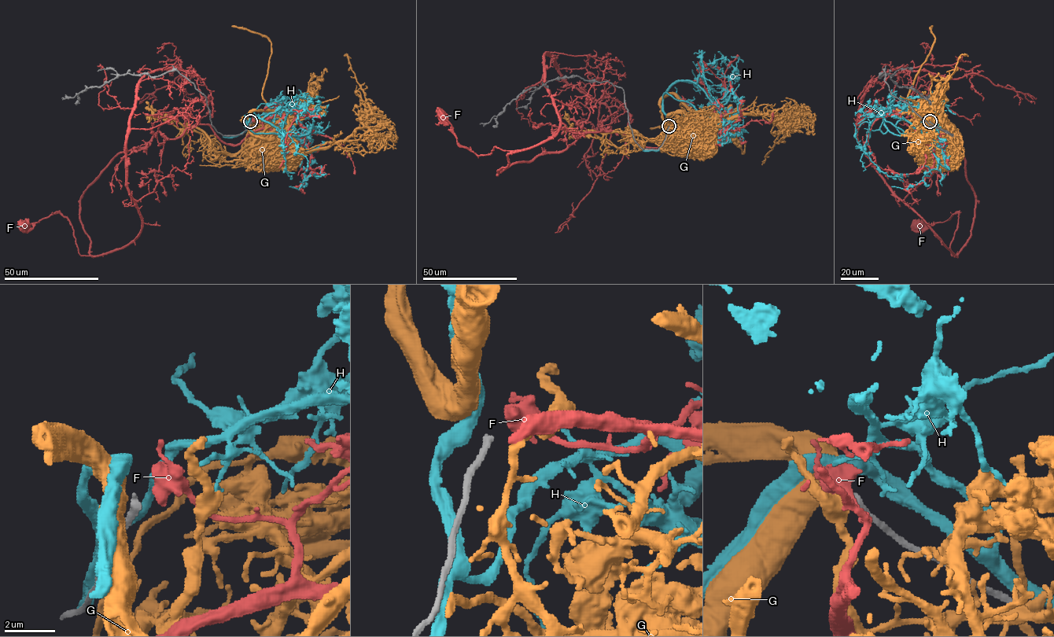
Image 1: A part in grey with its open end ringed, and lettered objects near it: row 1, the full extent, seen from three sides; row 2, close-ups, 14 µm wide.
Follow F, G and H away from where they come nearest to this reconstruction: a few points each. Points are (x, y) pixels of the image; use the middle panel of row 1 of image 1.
F: (670, 126), (681, 126), (657, 147), (582, 132), (499, 172), (509, 151), (477, 155), (444, 115)
G: (668, 124), (678, 112), (694, 130), (746, 115), (778, 116), (790, 129), (762, 164)
H: (668, 126), (663, 109), (665, 93), (688, 101), (729, 134), (739, 120), (738, 102), (730, 91), (720, 99)

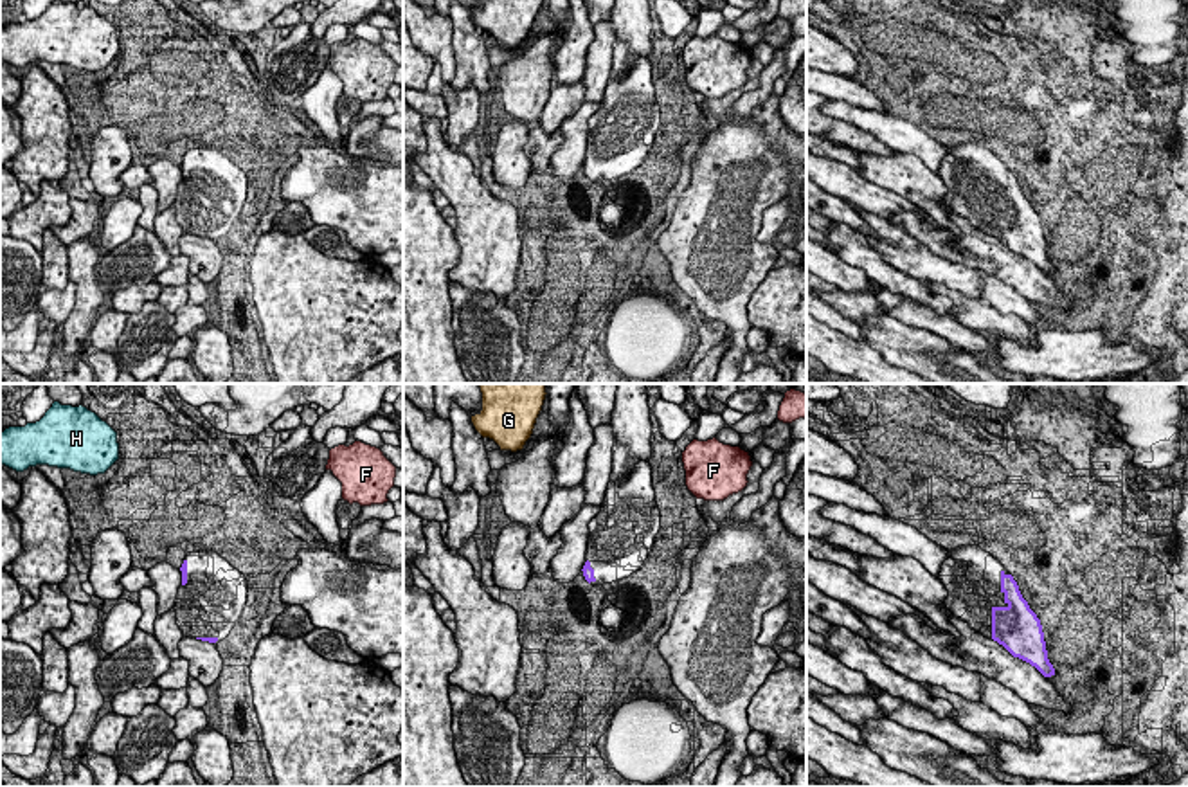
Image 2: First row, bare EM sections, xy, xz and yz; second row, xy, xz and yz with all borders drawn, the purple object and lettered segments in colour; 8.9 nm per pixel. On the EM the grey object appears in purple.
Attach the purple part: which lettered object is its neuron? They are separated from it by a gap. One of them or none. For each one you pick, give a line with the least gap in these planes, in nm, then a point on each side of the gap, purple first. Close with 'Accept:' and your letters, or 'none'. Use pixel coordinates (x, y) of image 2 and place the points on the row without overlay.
Accept: none

